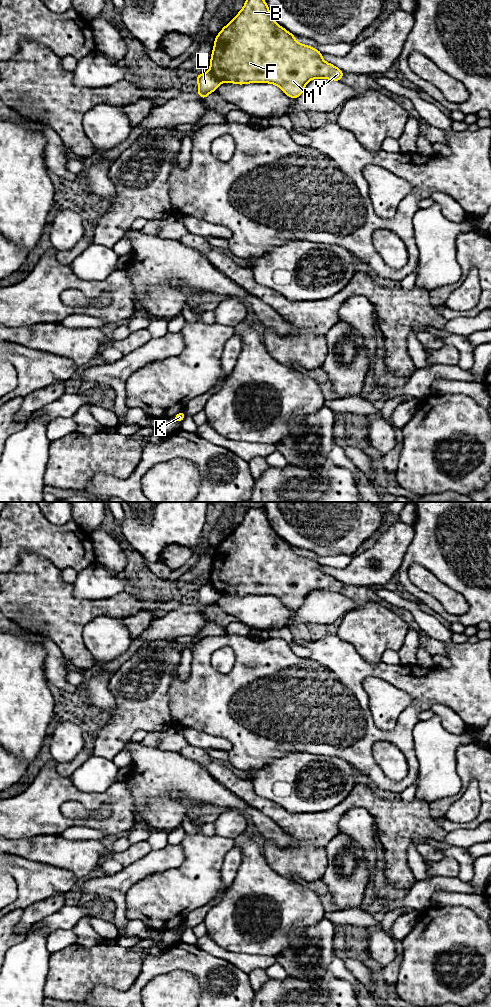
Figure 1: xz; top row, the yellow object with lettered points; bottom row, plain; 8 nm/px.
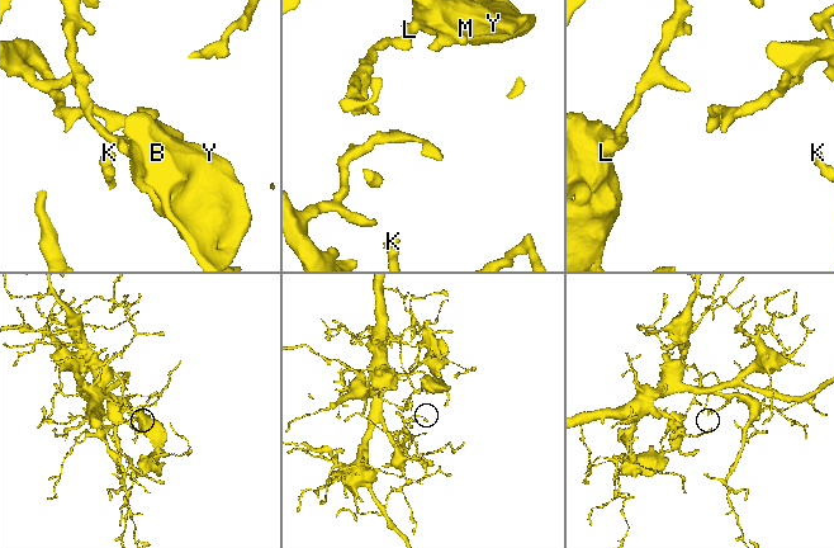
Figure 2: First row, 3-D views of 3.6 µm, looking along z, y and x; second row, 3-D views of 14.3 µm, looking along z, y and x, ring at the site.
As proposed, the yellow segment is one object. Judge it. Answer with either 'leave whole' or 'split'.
split

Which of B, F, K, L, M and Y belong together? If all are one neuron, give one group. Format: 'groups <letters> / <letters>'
groups B F M Y / K L

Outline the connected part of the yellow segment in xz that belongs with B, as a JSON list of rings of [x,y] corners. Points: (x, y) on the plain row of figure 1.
[[[250,507],[243,521],[215,549],[210,584],[221,594],[272,595],[297,611],[308,593],[315,590],[341,593],[344,584],[325,574],[320,563],[295,553],[295,548],[279,538],[262,509]]]

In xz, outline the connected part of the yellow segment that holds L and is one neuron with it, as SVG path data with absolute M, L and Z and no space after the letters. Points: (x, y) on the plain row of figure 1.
M210 583L197 587L195 590L199 598L197 605L204 612L208 606L217 602L220 597L220 593Z

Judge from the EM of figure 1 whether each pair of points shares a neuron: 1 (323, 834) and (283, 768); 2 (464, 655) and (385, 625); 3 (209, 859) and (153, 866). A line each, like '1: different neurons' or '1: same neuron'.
1: different neurons
2: different neurons
3: different neurons

